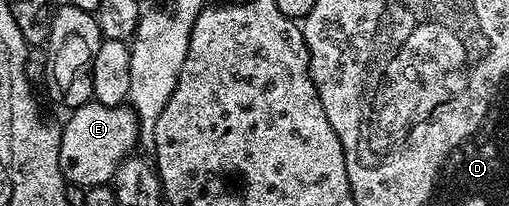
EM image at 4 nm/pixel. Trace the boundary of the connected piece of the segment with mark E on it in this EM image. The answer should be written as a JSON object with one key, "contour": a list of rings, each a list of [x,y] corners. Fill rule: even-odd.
{"contour":[[[90,102],[72,109],[69,121],[59,132],[61,145],[59,166],[66,184],[78,184],[87,189],[109,184],[119,166],[138,147],[137,116],[128,106],[103,106]]]}

